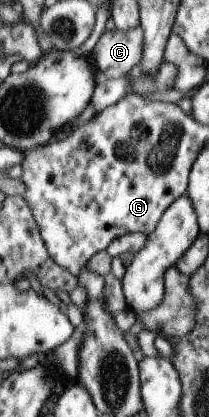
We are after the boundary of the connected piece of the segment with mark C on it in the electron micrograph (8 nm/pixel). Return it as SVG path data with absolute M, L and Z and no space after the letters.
M139 26L128 32L108 30L100 34L89 59L96 72L105 79L129 75L140 63L142 30Z

